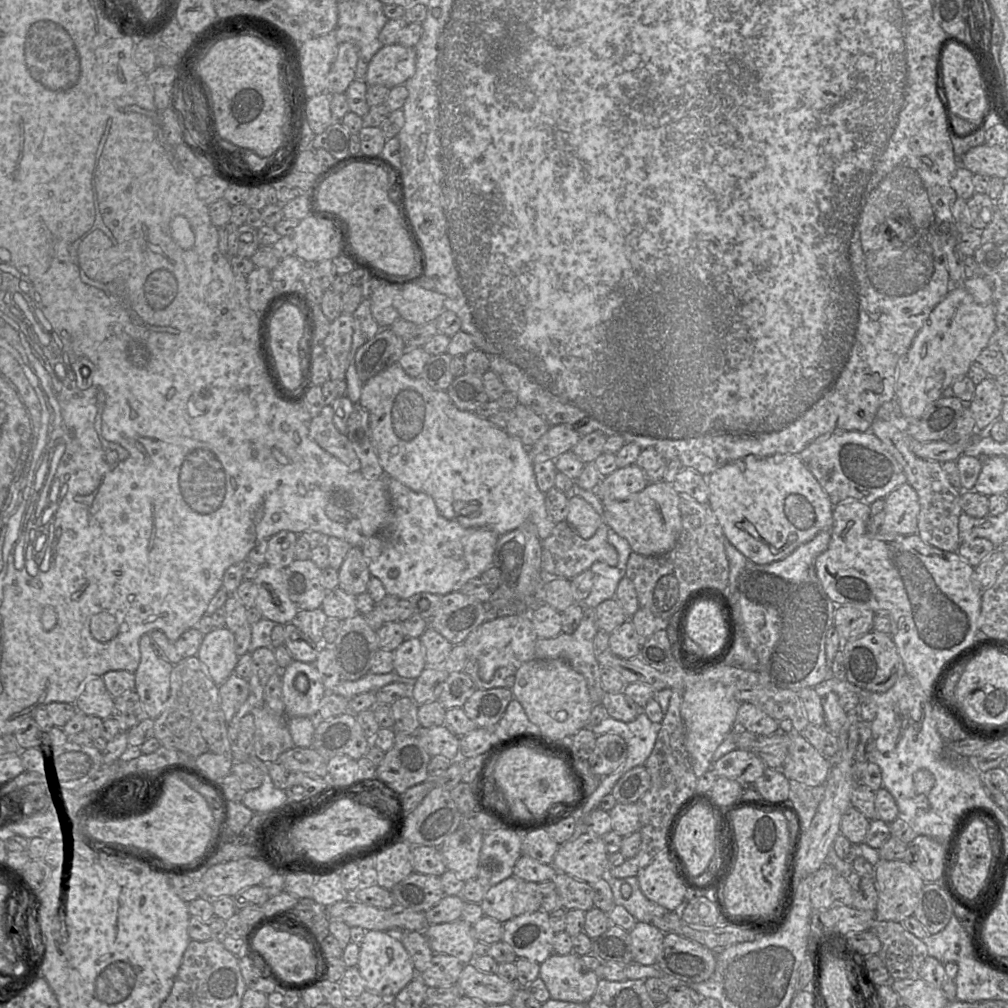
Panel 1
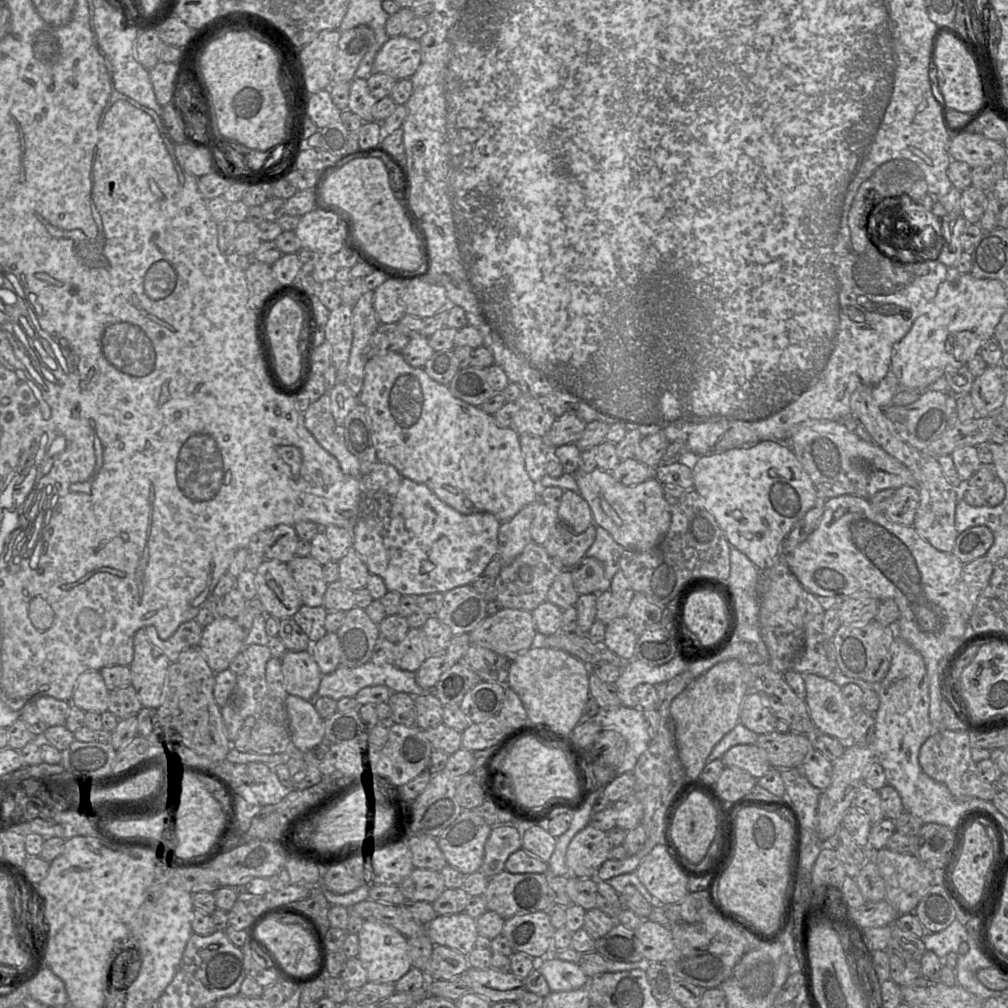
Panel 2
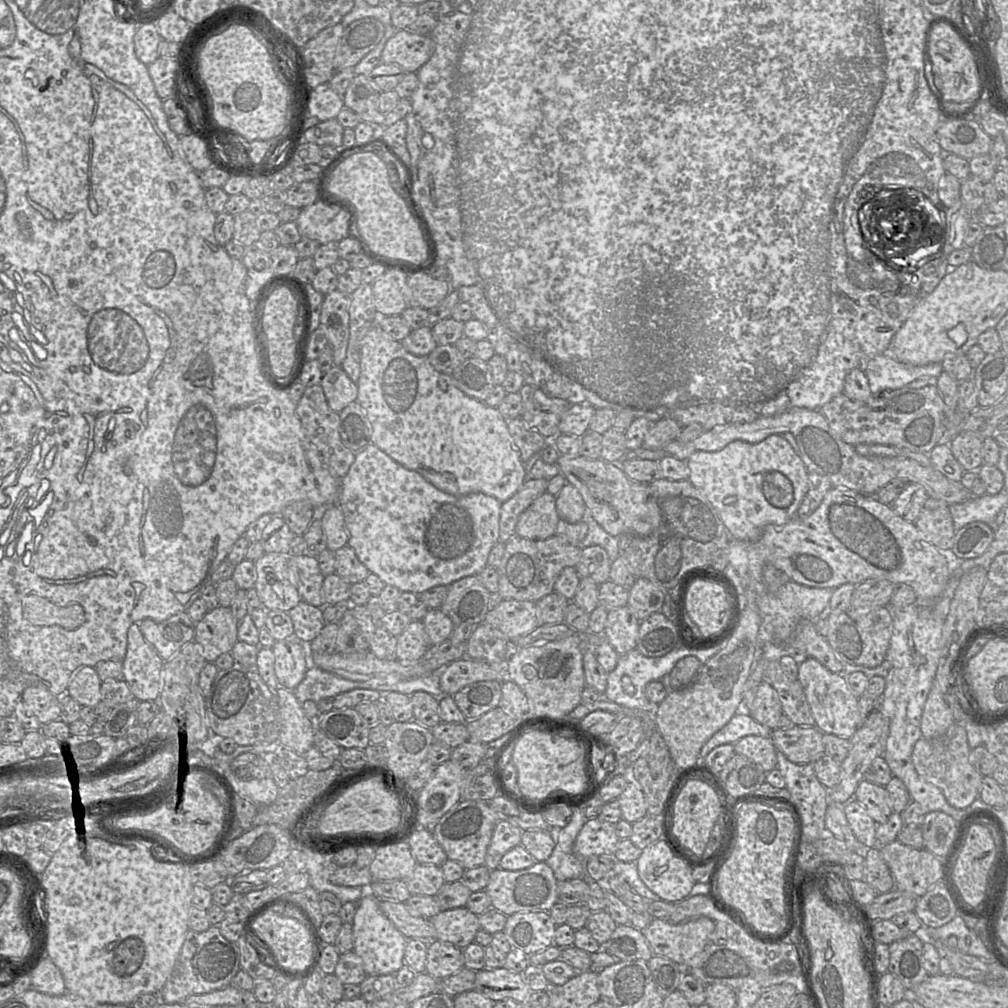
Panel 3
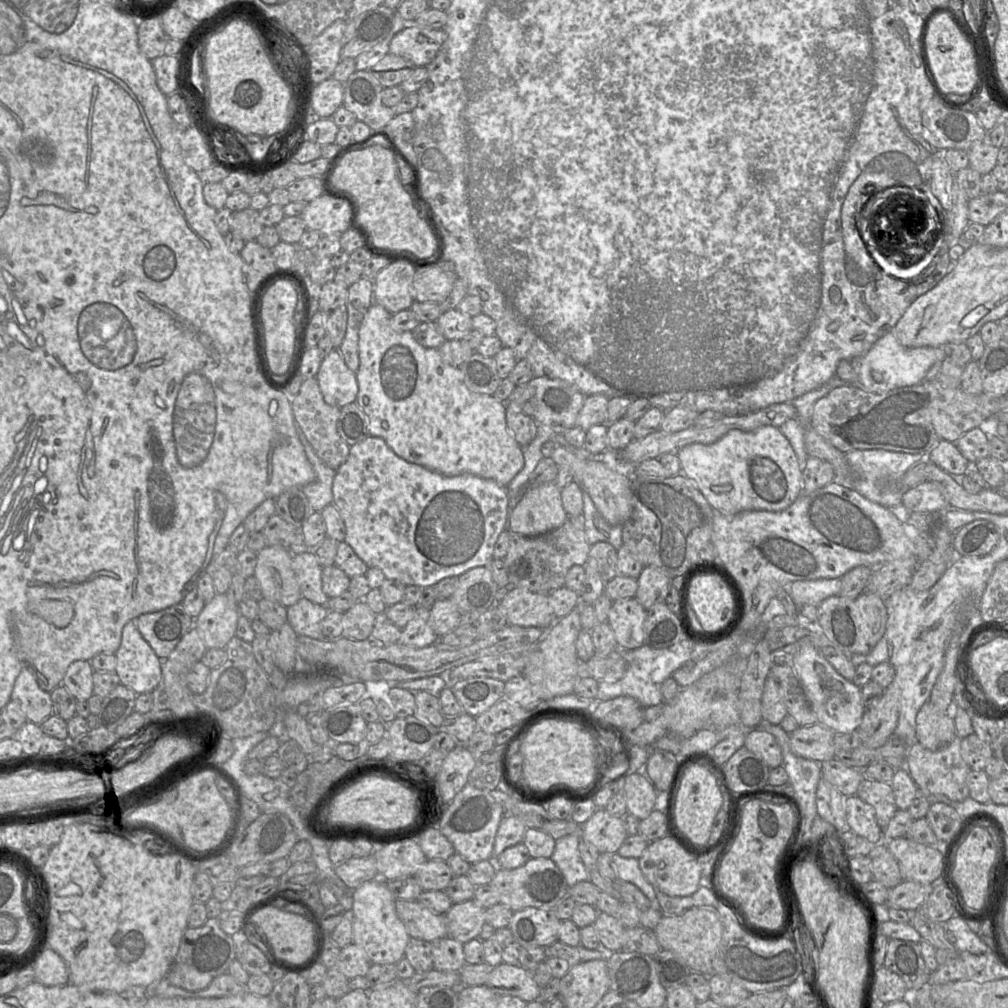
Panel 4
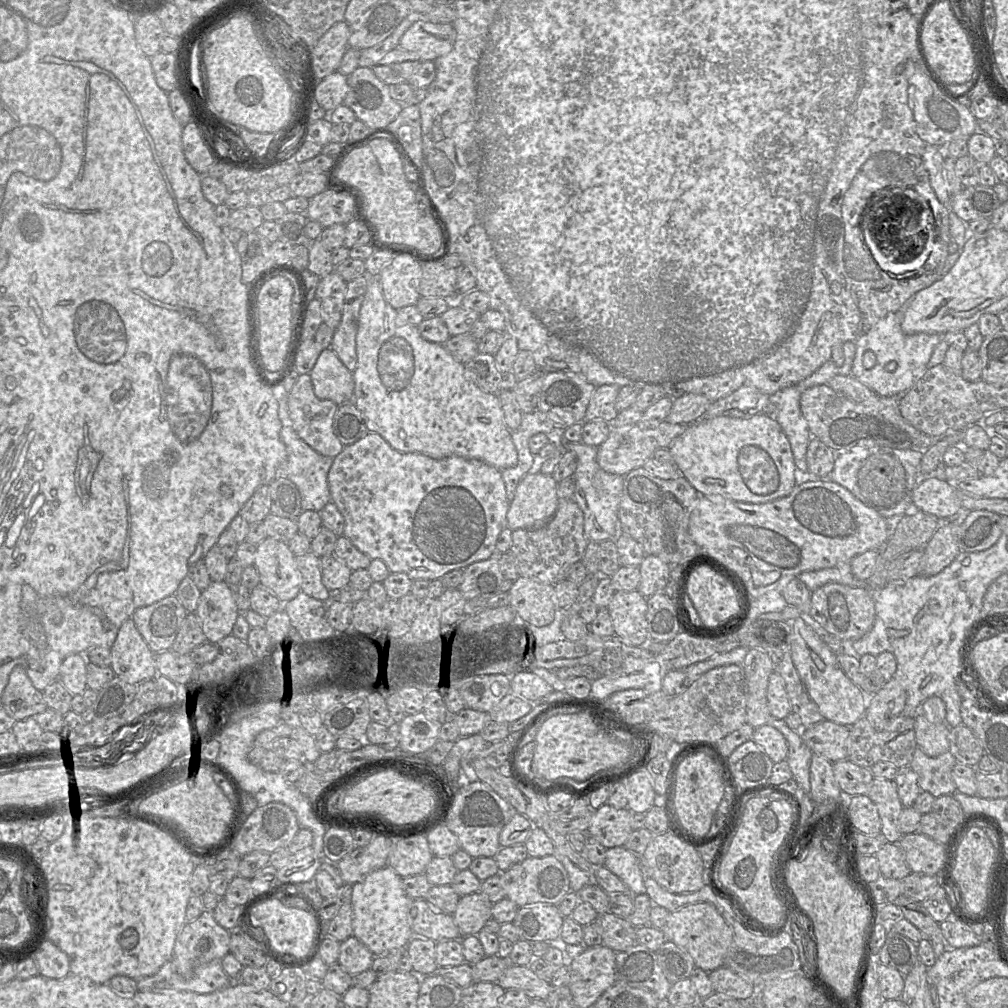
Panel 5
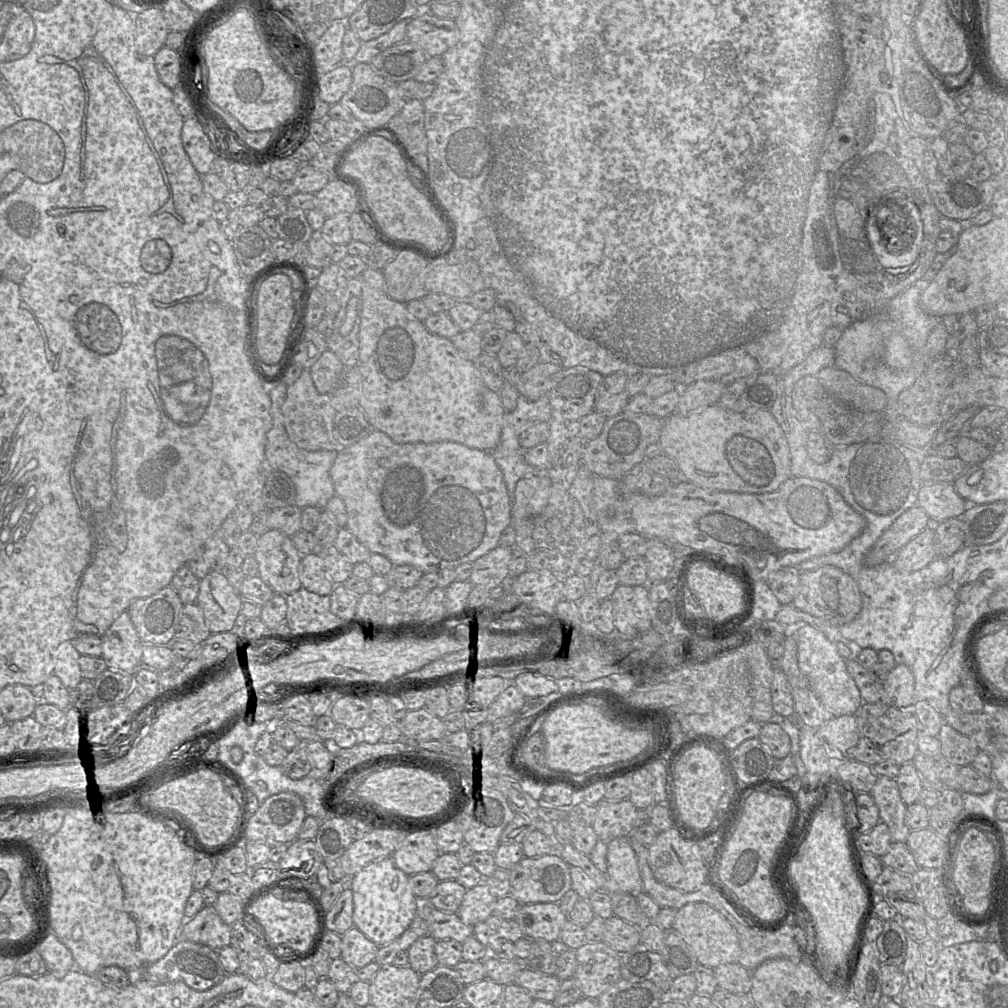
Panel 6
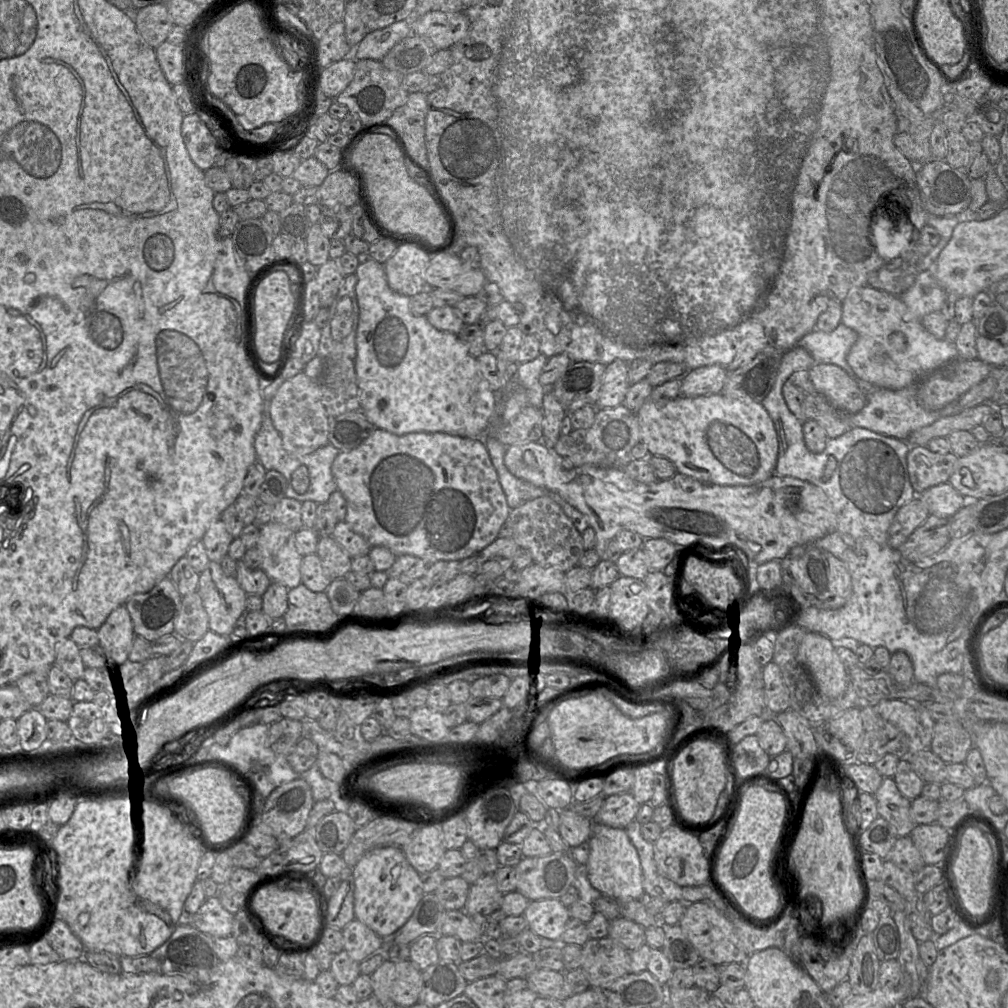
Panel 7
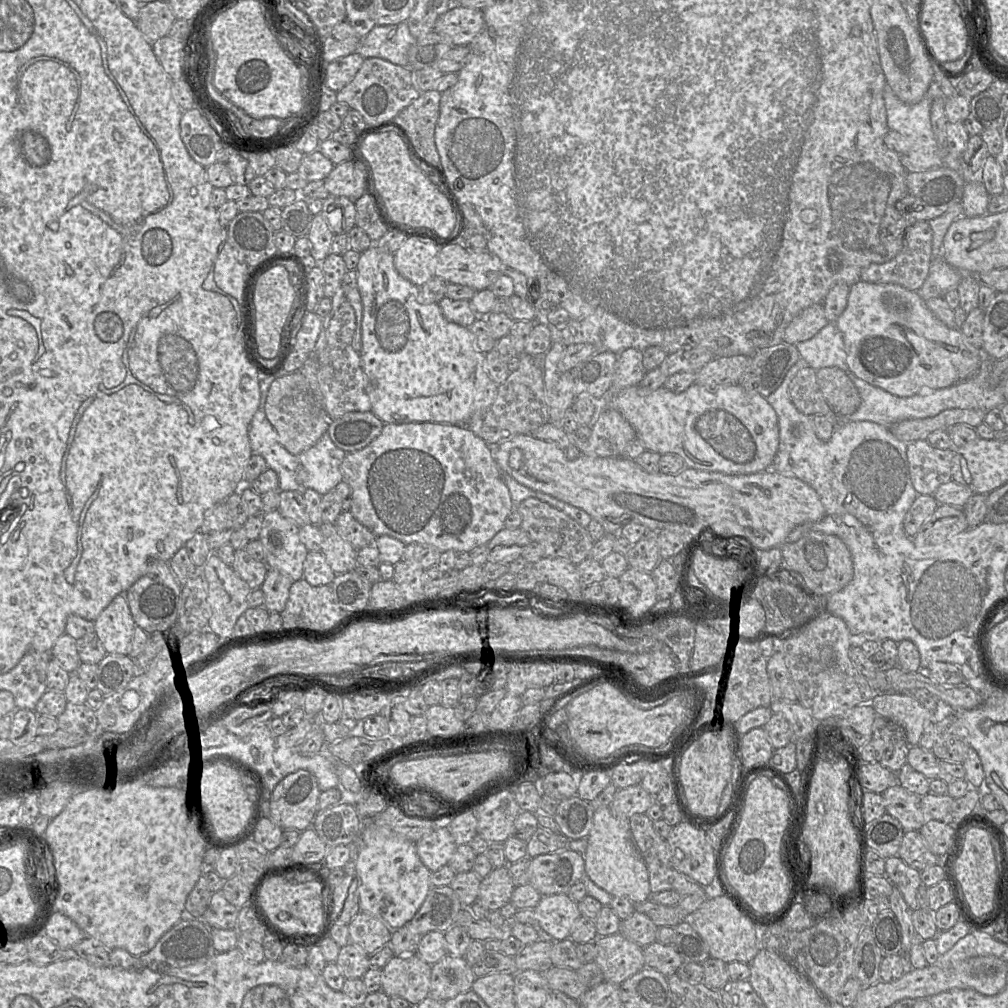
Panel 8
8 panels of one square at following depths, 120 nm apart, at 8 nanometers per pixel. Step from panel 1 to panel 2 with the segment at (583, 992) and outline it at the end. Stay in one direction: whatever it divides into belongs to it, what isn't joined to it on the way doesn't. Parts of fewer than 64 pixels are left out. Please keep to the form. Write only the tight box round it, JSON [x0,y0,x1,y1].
[537,956,590,992]

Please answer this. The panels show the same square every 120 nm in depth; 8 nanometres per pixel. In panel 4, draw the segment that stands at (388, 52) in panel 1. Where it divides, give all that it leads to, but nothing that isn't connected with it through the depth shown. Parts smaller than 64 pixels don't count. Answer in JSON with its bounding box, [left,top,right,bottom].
[390,24,446,67]

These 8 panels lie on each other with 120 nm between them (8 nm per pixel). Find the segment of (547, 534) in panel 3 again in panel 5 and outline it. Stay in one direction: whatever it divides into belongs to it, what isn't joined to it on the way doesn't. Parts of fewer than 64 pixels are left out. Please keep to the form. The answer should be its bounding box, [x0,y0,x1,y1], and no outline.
[507,474,558,529]

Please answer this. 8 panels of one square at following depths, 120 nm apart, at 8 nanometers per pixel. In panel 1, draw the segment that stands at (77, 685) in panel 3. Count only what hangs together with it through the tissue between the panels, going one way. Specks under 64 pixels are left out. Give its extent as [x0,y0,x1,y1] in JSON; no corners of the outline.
[75,677,114,720]

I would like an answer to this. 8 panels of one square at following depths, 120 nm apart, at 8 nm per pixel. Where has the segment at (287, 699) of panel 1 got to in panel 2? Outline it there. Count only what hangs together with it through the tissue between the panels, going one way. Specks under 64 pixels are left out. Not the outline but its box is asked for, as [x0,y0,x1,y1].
[281,650,322,701]

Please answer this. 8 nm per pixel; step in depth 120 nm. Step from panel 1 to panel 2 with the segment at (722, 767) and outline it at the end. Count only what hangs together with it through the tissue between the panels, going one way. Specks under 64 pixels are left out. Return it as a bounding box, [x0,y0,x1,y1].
[721,744,771,779]

